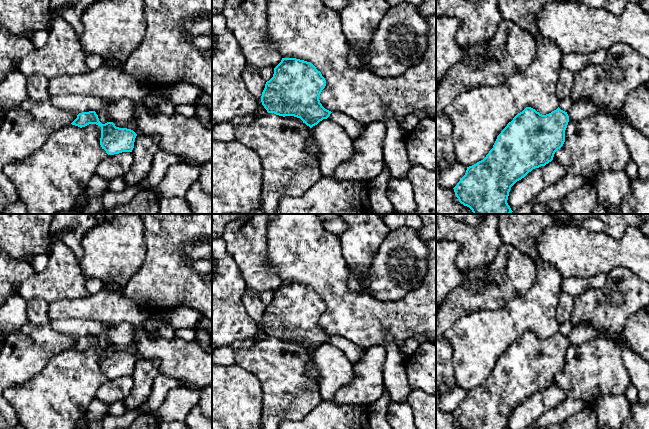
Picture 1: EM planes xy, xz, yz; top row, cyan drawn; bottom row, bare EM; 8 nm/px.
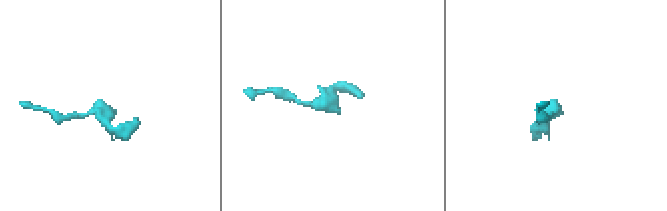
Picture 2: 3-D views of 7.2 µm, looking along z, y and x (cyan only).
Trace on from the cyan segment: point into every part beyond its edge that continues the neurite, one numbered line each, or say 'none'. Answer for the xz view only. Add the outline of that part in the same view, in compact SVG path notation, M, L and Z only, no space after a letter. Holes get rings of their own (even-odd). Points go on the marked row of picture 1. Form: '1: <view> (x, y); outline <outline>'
none

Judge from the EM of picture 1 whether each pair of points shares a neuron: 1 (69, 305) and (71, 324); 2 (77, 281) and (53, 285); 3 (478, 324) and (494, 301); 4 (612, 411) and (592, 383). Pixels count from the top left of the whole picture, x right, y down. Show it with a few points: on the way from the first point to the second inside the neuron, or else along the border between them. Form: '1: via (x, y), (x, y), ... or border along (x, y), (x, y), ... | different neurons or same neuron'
1: border along (93, 319), (51, 320) | different neurons
2: via (71, 281), (59, 281) | same neuron
3: border along (508, 301), (494, 310), (477, 310), (464, 315) | different neurons
4: border along (623, 394), (601, 395), (592, 409) | different neurons

